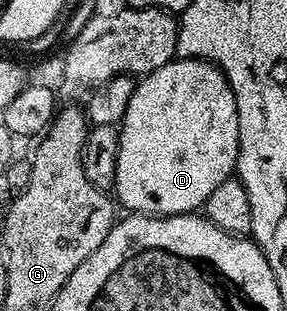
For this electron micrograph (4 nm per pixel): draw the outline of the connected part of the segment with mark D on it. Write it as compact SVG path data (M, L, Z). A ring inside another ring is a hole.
M175 57L174 61L156 68L151 74L145 75L135 85L132 92L132 100L128 100L128 112L124 112L120 129L118 132L118 159L116 160L116 172L114 173L113 193L116 195L116 202L119 207L127 206L127 211L135 214L192 214L201 211L206 205L208 196L212 196L214 189L219 184L224 184L226 178L235 173L238 164L238 113L236 112L236 96L226 73L213 62L204 58L180 58Z

